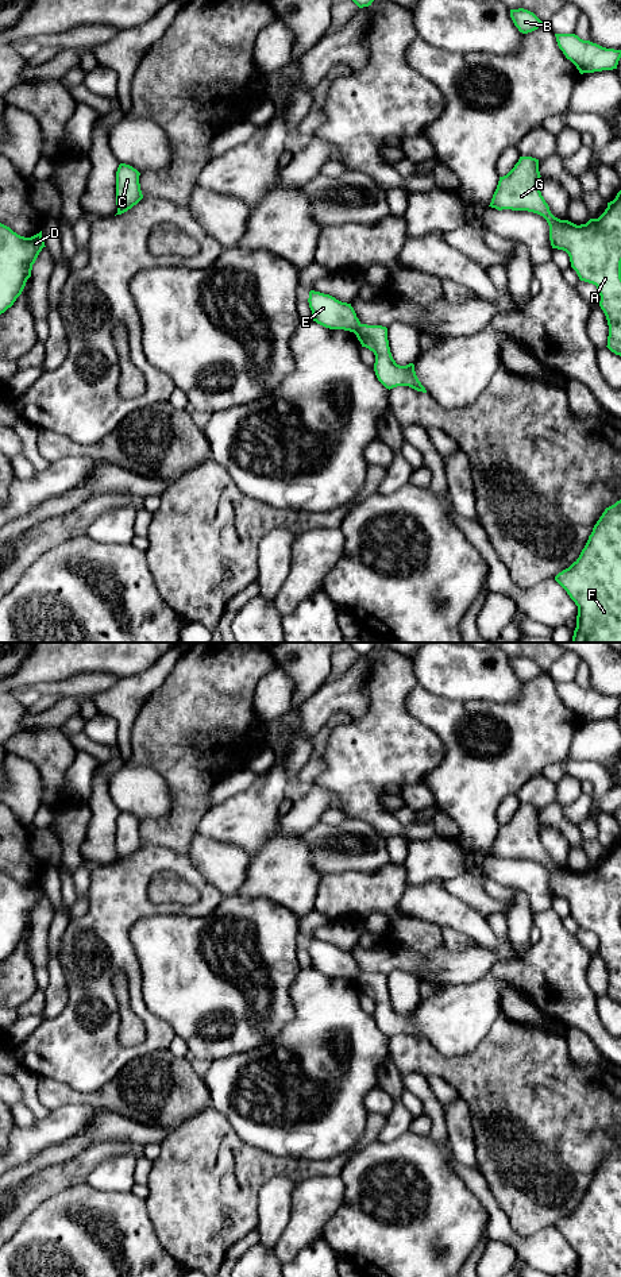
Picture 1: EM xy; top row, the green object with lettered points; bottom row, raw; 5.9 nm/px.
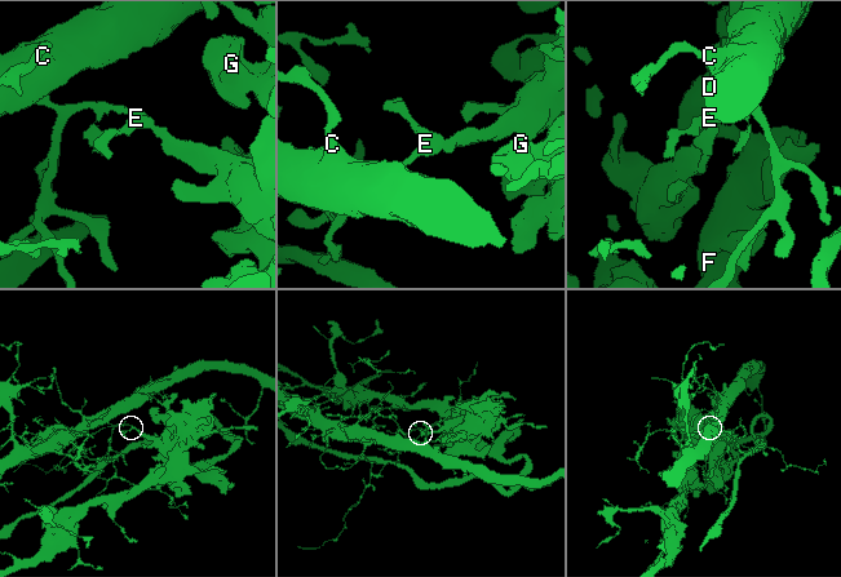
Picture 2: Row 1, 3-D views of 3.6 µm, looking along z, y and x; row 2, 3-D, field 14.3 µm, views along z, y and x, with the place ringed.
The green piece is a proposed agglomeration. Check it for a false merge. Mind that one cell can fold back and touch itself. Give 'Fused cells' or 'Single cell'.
Fused cells

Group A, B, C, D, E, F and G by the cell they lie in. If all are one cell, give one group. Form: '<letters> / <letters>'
A F G / B C D E

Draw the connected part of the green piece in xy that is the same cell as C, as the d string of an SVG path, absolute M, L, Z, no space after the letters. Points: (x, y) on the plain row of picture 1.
M119 813L116 819L116 863L127 860L143 846L139 823L140 821L132 814Z

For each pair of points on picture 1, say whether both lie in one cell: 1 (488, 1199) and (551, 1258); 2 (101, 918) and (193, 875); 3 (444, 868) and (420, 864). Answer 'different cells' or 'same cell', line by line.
1: same cell
2: same cell
3: same cell

